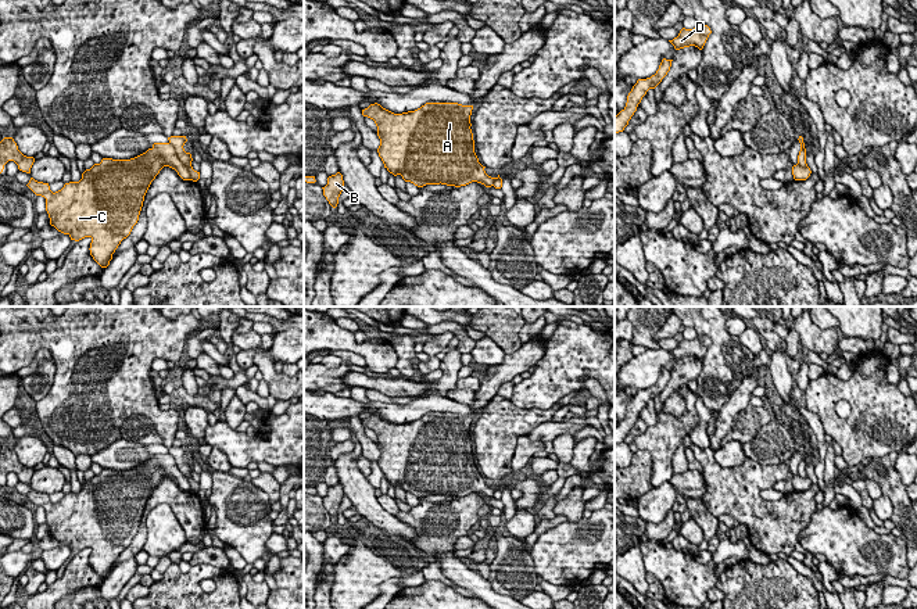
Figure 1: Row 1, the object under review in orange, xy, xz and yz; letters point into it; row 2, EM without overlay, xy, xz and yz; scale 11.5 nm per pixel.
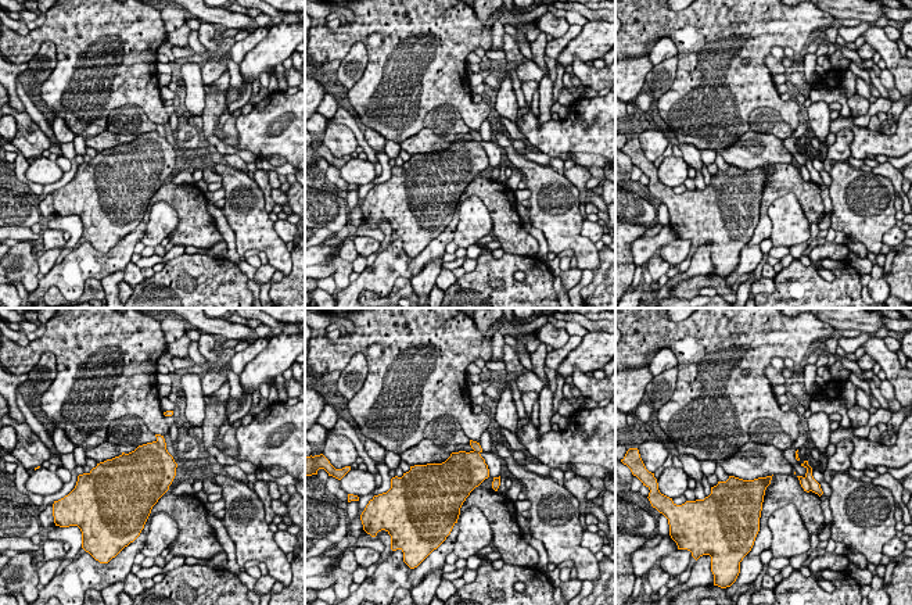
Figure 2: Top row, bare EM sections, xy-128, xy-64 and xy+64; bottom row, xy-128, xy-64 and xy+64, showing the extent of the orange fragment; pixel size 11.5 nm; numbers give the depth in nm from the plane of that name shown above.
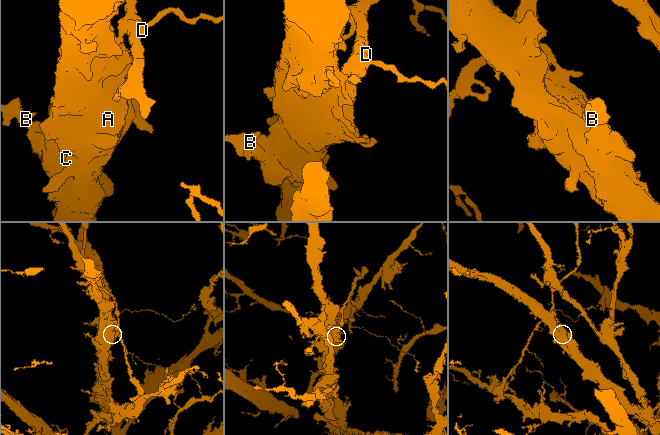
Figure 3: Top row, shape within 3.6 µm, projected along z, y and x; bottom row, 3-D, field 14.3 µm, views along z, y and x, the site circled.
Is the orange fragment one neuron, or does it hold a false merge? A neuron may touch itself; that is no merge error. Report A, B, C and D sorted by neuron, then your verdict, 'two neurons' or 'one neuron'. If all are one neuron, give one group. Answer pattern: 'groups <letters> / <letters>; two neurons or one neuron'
groups A B C / D; two neurons

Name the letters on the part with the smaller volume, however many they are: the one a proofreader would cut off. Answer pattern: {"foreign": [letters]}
{"foreign": ["D"]}

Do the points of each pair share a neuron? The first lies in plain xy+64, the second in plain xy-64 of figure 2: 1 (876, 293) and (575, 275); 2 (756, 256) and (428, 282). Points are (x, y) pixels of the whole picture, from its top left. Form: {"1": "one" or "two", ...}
{"1": "one", "2": "one"}

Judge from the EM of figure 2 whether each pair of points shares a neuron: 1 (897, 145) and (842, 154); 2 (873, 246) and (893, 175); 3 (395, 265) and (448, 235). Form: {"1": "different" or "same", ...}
{"1": "different", "2": "different", "3": "same"}

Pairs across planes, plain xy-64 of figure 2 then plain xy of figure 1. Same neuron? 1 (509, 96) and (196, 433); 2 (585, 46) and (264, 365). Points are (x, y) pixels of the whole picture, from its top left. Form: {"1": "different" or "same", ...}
{"1": "same", "2": "different"}

